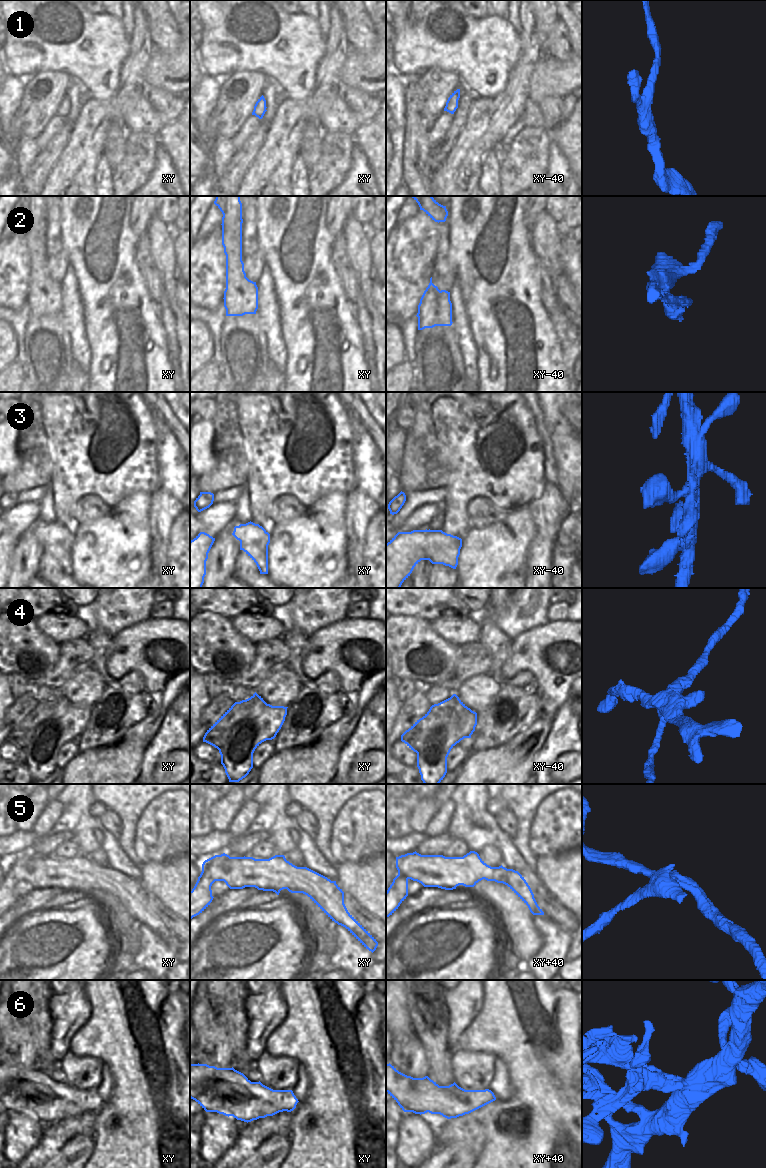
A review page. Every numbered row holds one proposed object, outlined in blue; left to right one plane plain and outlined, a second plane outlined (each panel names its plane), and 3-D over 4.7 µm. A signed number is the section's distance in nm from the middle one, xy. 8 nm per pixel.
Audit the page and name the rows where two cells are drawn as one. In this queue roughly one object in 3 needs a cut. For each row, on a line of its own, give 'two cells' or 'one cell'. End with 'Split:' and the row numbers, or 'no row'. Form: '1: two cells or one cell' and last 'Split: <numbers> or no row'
1: one cell
2: two cells
3: one cell
4: two cells
5: two cells
6: two cells
Split: 2, 4, 5, 6

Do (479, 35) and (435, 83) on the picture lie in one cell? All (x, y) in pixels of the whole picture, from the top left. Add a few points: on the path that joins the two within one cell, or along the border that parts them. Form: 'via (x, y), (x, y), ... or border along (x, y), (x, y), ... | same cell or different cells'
border along (423, 71), (433, 67), (452, 70), (462, 82) | different cells

